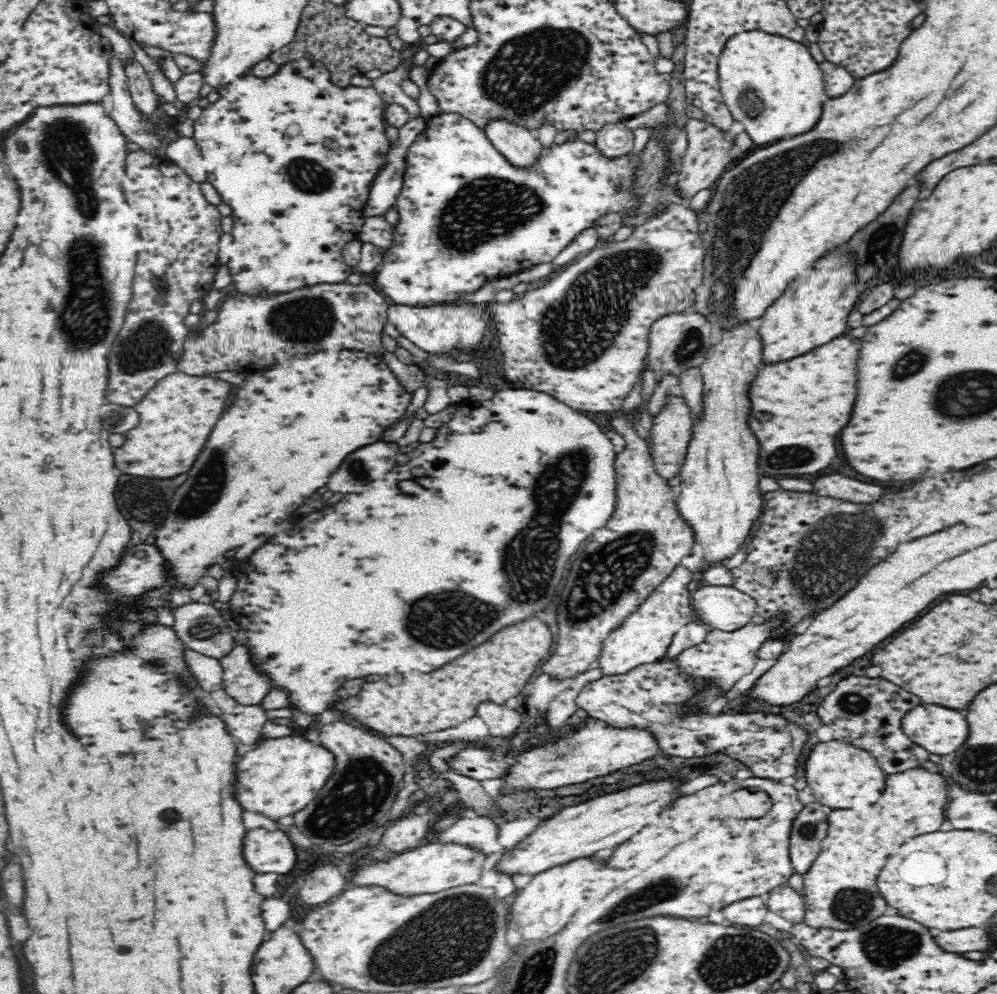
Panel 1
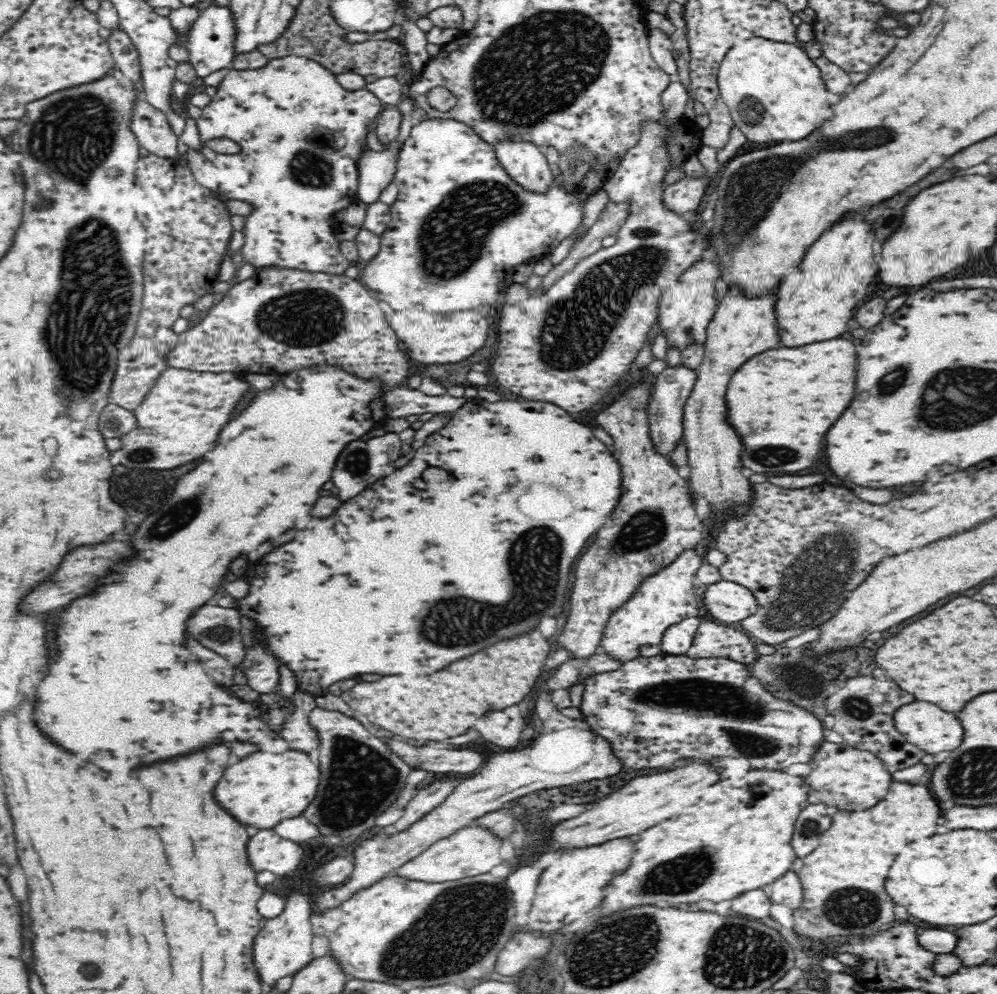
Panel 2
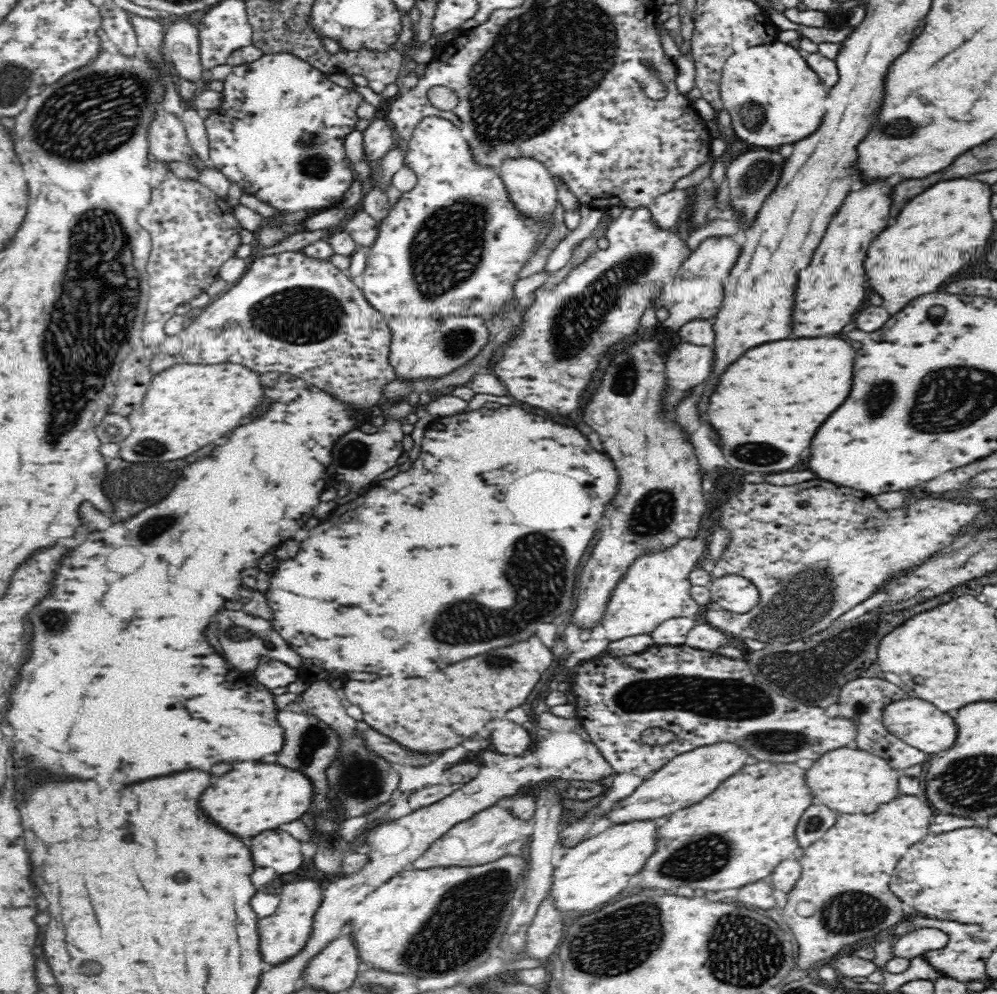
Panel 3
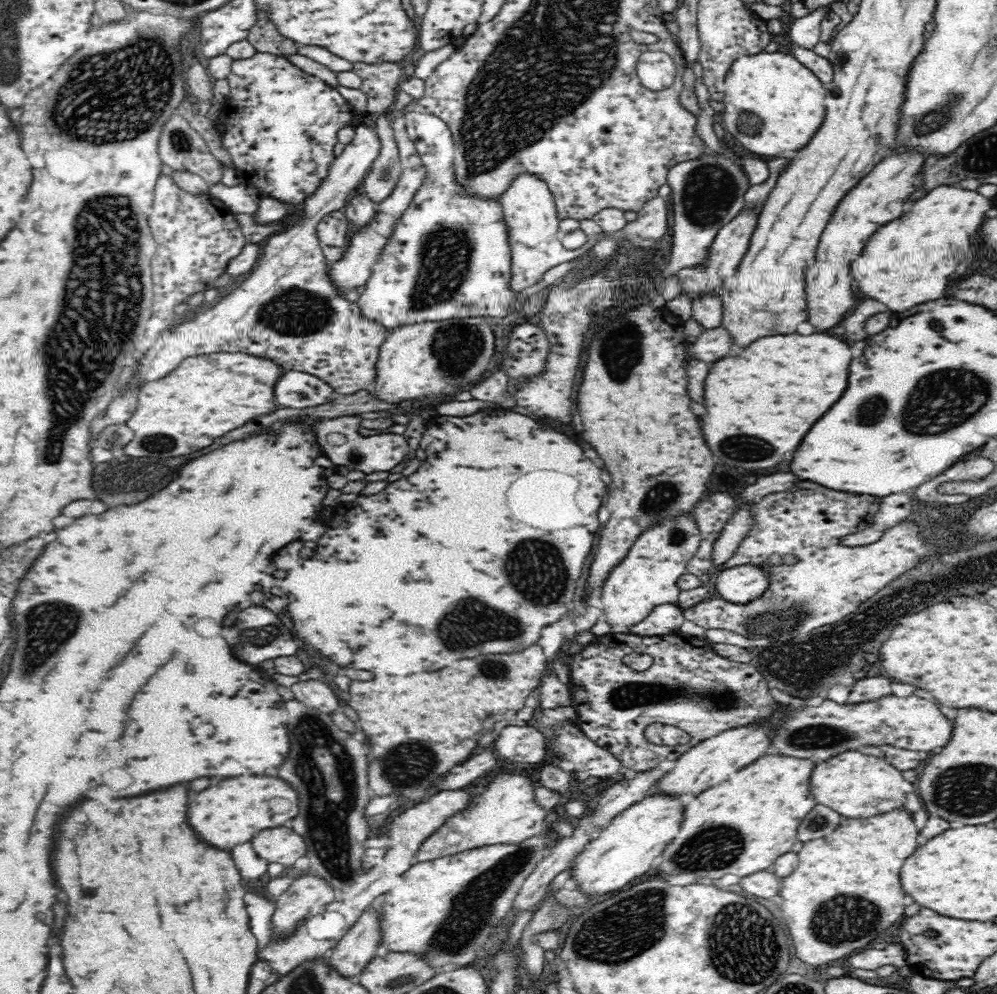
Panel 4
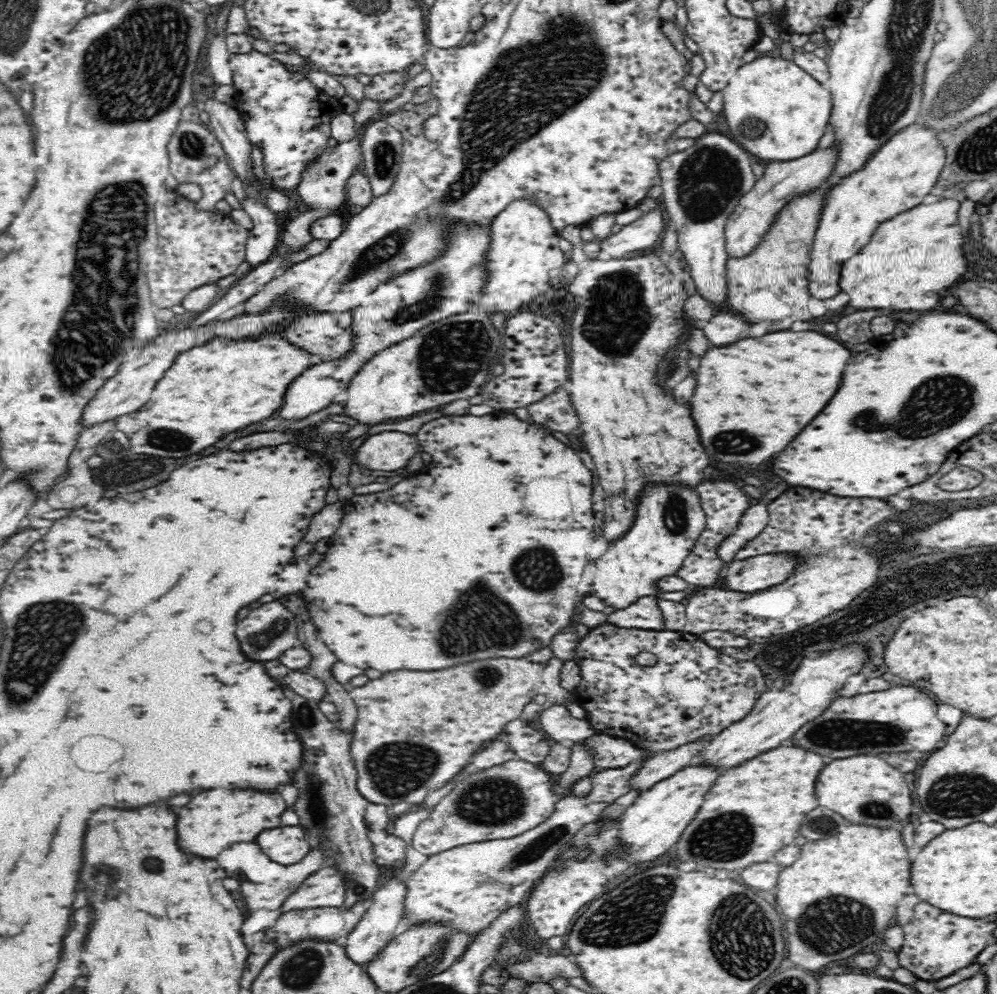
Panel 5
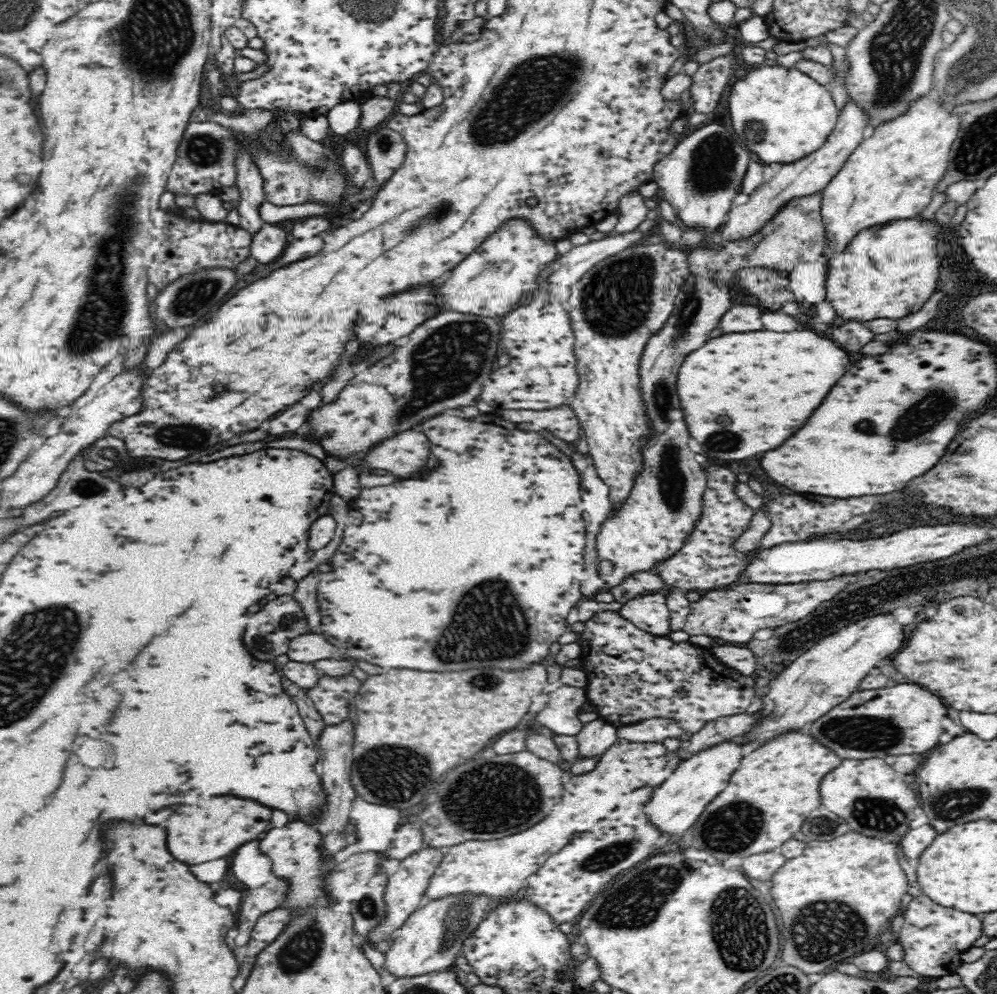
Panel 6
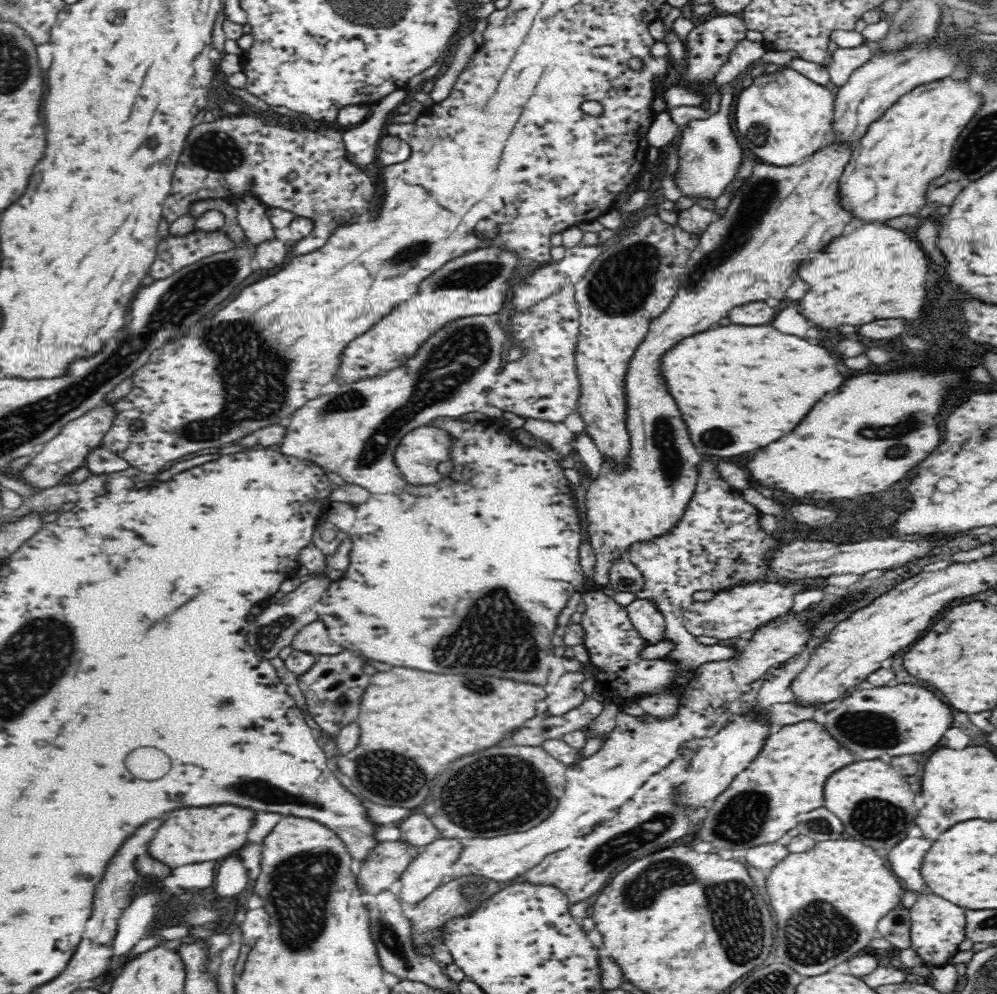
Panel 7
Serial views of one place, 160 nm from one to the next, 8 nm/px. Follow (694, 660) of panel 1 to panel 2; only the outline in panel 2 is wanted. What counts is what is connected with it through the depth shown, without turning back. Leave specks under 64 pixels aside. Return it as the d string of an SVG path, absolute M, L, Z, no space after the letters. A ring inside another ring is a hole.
M704 620L700 622L694 641L685 652L690 658L730 658L742 664L750 665L760 655L755 649L752 638L740 632L732 630L729 626L722 626L716 620Z

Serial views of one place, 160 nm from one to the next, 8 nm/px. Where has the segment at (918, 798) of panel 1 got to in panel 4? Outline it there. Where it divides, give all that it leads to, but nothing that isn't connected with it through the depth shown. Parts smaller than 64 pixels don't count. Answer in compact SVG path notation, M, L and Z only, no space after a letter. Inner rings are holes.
M888 812L882 816L872 816L858 820L846 818L838 830L833 832L834 840L809 840L798 850L799 863L790 876L784 876L780 896L782 896L782 916L792 936L796 956L808 966L820 966L844 958L854 950L866 946L890 924L904 914L904 892L900 884L900 866L918 848L918 830L908 814Z

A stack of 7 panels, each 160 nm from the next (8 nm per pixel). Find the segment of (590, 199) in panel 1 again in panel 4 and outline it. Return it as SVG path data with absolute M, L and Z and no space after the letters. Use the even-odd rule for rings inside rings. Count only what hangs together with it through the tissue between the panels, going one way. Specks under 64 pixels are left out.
M409 112L404 116L404 127L411 138L411 141L415 144L418 150L418 155L422 158L422 163L427 170L427 177L424 184L417 190L417 193L413 196L410 206L403 212L403 215L398 222L398 226L394 229L390 240L383 248L381 254L381 260L376 267L376 270L372 272L370 280L365 284L364 291L357 300L357 305L360 307L360 313L374 321L382 327L386 327L386 332L393 331L395 328L402 326L403 324L421 323L422 321L441 321L448 319L464 319L472 316L506 316L508 314L507 304L510 304L510 300L514 300L514 291L510 289L510 245L508 245L508 235L506 235L506 224L502 217L501 201L498 199L478 199L478 197L468 197L462 187L458 184L458 181L454 179L454 173L452 173L452 162L454 159L454 141L452 141L452 133L450 128L436 116L423 112Z

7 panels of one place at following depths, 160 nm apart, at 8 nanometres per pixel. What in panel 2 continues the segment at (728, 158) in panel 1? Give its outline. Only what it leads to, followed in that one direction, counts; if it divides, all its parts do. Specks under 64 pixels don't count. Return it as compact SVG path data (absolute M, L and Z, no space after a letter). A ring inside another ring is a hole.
M684 177L682 180L667 186L662 194L662 205L664 209L684 214L696 211L704 196L706 186L702 179Z

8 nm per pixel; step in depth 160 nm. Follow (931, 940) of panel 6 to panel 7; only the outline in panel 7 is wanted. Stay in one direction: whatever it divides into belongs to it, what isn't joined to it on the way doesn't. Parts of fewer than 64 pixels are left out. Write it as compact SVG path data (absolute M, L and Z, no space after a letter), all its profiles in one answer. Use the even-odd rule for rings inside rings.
M932 892L920 895L909 909L912 917L911 947L927 960L928 965L946 965L947 960L958 953L960 942L964 942L964 909L942 900Z

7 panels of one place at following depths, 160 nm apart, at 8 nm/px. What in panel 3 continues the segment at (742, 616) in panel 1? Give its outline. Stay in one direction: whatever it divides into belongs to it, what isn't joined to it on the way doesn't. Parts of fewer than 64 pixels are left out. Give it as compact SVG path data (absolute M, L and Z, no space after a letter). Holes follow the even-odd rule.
M740 575L714 577L708 588L711 601L716 602L724 610L742 614L759 604L758 588Z

